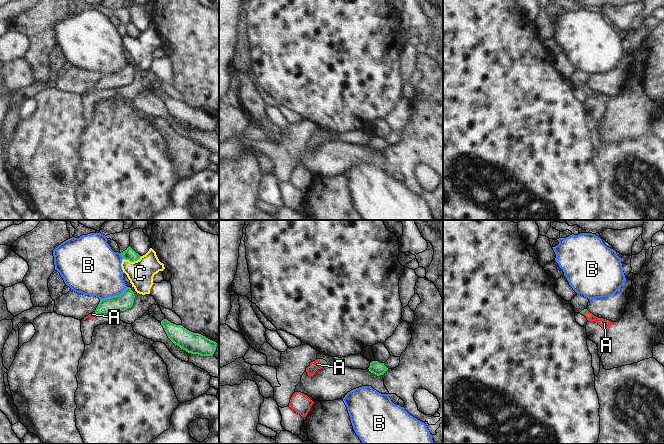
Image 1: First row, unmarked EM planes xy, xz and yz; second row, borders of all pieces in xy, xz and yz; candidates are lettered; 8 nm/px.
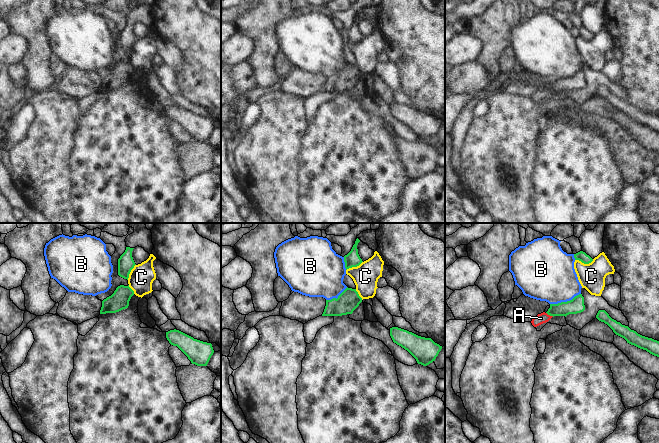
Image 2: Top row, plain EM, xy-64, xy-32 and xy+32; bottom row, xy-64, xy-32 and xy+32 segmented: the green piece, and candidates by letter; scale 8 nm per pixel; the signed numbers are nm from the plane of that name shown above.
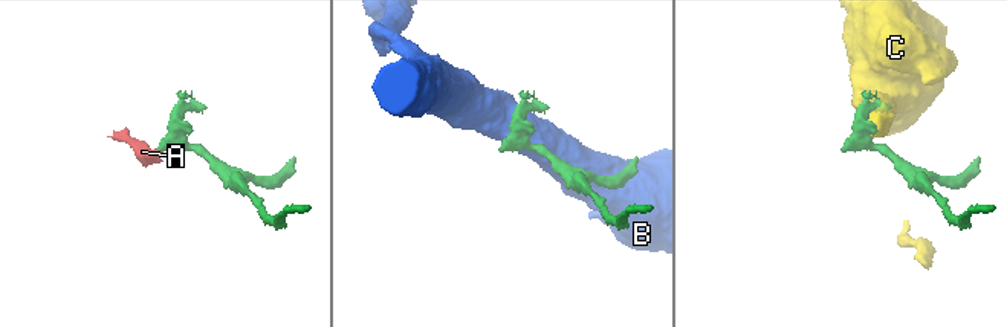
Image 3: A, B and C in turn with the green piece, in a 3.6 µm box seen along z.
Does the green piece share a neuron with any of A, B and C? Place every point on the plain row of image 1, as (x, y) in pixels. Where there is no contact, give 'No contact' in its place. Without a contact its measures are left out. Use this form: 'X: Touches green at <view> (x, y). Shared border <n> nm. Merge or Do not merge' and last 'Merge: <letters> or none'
A: Touches green at xz (323, 138). Shared border 90 nm. Merge
B: Touches green at xy (113, 72). Shared border 240 nm. Do not merge
C: Touches green at xy (132, 37). Shared border 150 nm. Do not merge
Merge: A.

